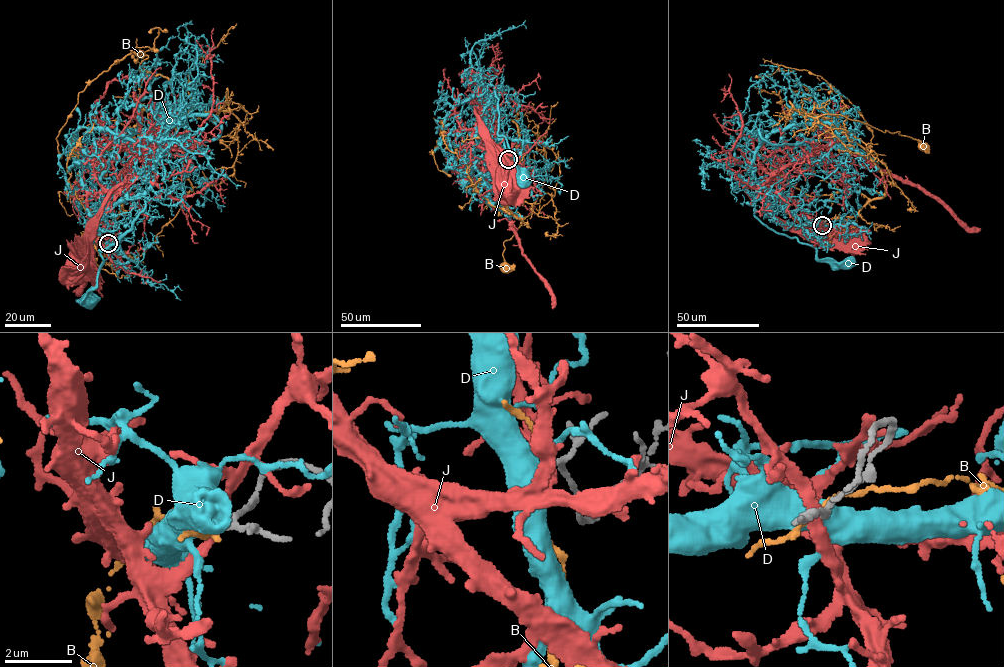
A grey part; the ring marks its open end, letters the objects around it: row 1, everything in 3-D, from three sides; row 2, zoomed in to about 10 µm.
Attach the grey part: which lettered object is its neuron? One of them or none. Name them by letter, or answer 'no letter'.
D

